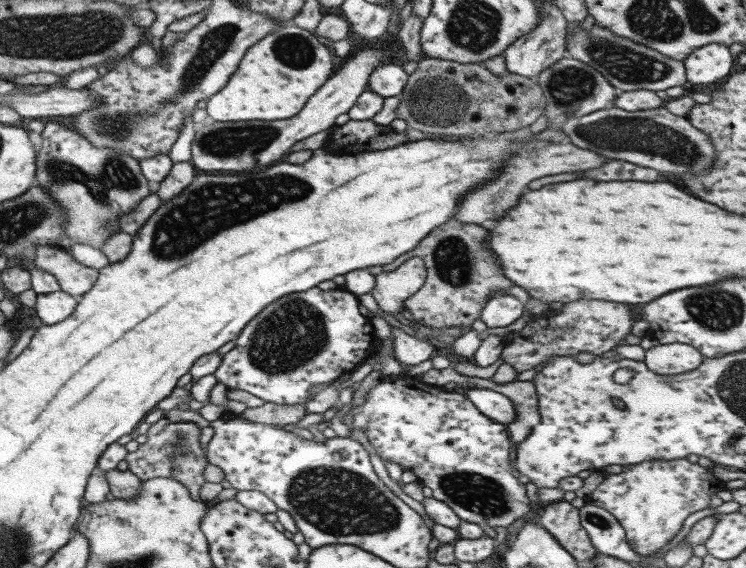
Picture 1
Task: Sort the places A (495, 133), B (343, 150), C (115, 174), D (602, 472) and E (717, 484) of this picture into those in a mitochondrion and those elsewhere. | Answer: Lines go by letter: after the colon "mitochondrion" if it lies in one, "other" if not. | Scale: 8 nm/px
A: other
B: other
C: mitochondrion
D: other
E: other

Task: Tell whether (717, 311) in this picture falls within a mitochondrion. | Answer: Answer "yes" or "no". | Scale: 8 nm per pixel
yes

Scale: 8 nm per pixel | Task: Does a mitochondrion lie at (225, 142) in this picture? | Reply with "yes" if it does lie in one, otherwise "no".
yes

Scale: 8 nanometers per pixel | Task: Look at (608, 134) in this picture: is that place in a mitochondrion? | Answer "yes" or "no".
yes

